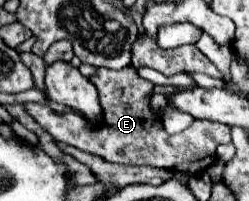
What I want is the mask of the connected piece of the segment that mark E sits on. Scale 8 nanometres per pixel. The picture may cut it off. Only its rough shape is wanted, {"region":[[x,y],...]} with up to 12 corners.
{"region":[[99,69],[97,133],[47,105],[23,107],[57,143],[121,165],[195,173],[229,143],[221,123],[167,135],[153,83]]}

